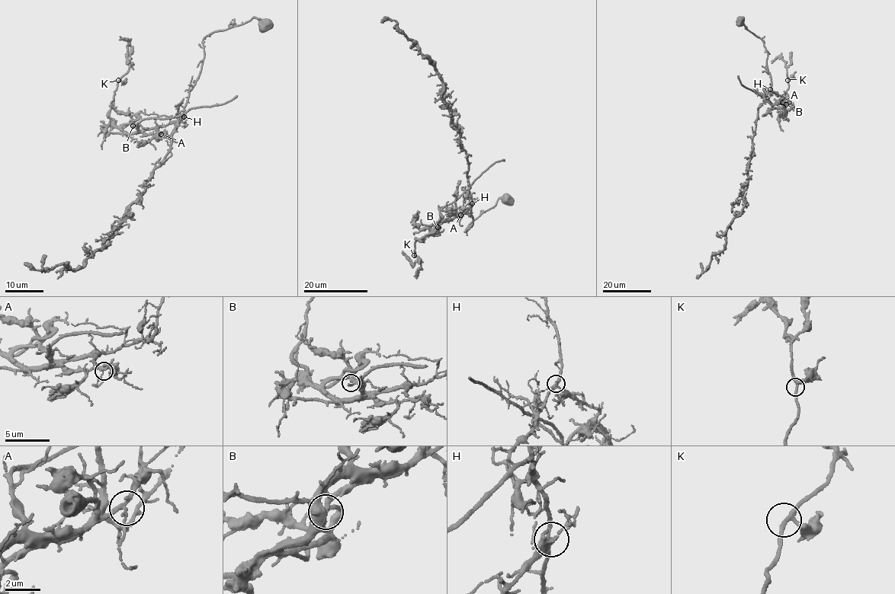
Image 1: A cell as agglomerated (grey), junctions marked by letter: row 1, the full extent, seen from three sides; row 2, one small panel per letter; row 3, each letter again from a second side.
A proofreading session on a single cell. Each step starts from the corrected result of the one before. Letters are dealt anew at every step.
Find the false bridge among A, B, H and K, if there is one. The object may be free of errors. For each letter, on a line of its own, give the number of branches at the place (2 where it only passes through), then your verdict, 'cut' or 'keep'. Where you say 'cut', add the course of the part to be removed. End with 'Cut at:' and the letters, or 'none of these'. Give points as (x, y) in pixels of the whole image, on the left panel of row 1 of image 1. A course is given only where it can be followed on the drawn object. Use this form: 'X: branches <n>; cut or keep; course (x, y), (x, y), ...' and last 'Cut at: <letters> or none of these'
A: branches 3; keep
B: branches 3; keep
H: branches 3; cut; course (184, 116), (181, 120), (131, 133), (114, 125), (108, 113), (117, 81), (129, 69), (128, 41), (120, 39)
K: branches 3; keep
Cut at: H

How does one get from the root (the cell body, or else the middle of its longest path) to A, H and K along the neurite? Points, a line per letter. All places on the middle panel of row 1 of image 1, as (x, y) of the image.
A: (507, 201), (498, 198), (467, 230), (473, 223), (472, 204), (460, 218), (447, 220), (460, 215)
H: (507, 201), (504, 202), (498, 198), (495, 205), (482, 214), (466, 230), (473, 223), (469, 214), (473, 203)
K: (507, 201), (498, 198), (467, 230), (472, 204), (460, 218), (441, 221), (415, 238), (414, 255)

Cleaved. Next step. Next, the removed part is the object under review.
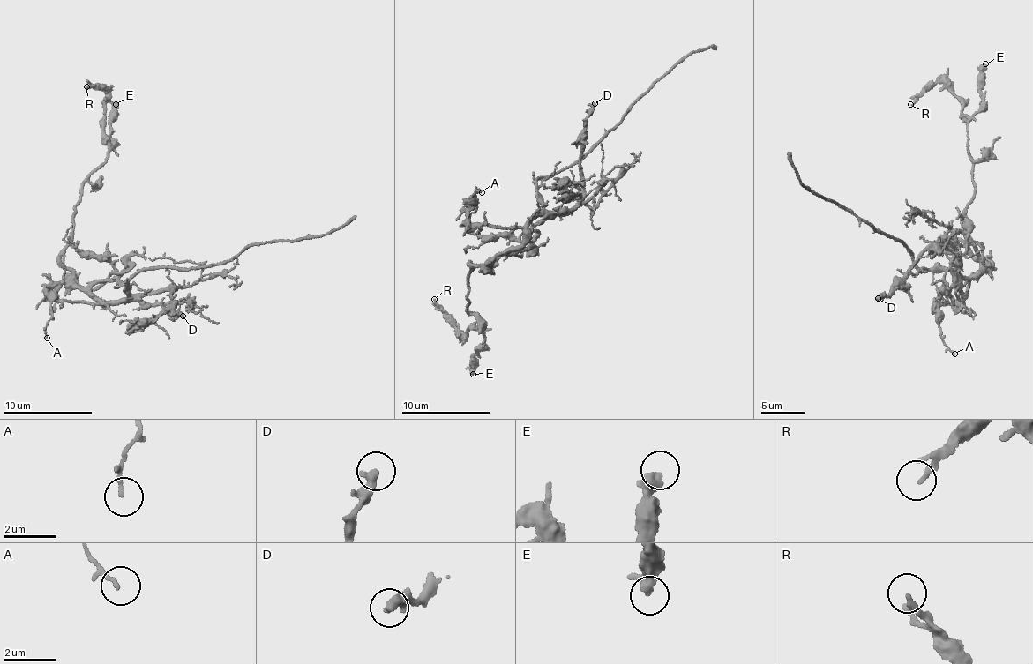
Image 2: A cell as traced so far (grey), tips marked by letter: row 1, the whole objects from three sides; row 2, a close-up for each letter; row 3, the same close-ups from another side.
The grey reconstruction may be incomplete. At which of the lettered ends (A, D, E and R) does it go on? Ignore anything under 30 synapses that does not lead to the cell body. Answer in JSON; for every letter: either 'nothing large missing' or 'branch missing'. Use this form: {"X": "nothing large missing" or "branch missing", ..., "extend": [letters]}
{"A": "nothing large missing", "D": "nothing large missing", "E": "nothing large missing", "R": "nothing large missing", "extend": []}

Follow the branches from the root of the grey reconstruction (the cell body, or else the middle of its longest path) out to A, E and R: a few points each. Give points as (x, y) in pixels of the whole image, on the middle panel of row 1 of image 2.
A: (527, 226), (508, 227), (468, 221), (476, 189), (482, 192)
E: (527, 226), (517, 247), (488, 264), (468, 266), (465, 311), (480, 319), (483, 339), (469, 366), (473, 374)
R: (527, 226), (517, 247), (488, 264), (469, 264), (465, 311), (480, 319), (466, 336), (434, 299)

